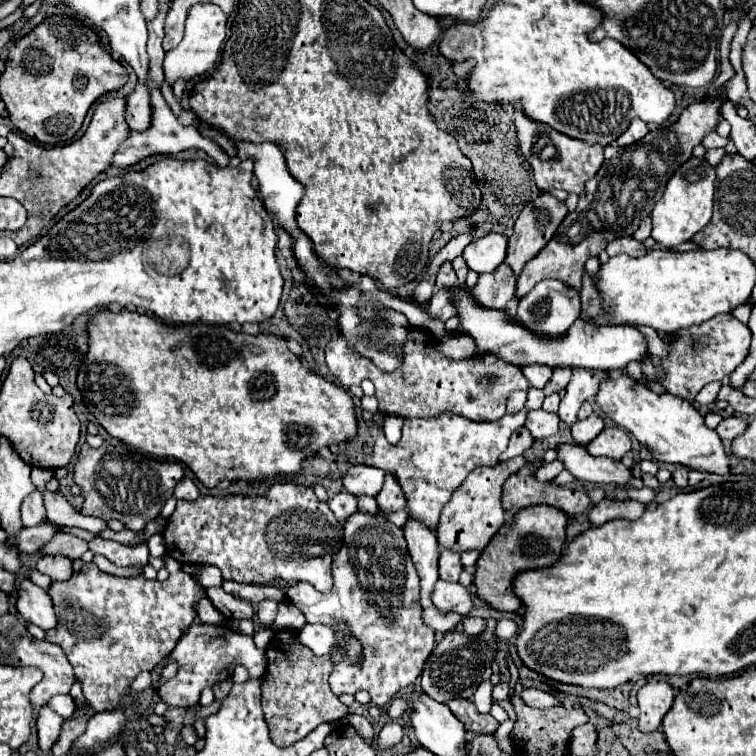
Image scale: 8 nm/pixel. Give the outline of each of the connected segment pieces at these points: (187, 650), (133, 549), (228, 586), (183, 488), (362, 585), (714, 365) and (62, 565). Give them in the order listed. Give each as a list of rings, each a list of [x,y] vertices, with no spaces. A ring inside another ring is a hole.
[[[192,624],[184,632],[184,636],[176,644],[176,648],[172,650],[170,658],[180,664],[178,674],[172,680],[168,680],[166,684],[162,684],[158,688],[158,692],[160,692],[160,698],[164,702],[168,702],[170,706],[184,706],[184,708],[196,706],[200,700],[200,692],[204,688],[212,688],[216,682],[230,678],[236,664],[244,664],[252,678],[260,678],[266,670],[264,650],[256,648],[252,636],[236,634],[230,628],[210,626],[210,624]]]
[[[96,536],[94,540],[90,540],[90,550],[94,554],[102,554],[106,556],[110,562],[114,562],[116,566],[134,566],[134,564],[148,564],[148,546],[146,544],[138,544],[138,546],[126,546],[114,540],[104,540],[100,536]]]
[[[224,580],[222,588],[254,606],[258,606],[264,600],[274,600],[274,602],[284,600],[284,592],[278,586],[248,586],[248,584],[238,584],[234,580]]]
[[[182,478],[176,488],[174,488],[174,496],[176,498],[186,498],[186,500],[194,500],[198,494],[198,488],[194,486],[194,482],[190,478]]]
[[[362,512],[352,514],[344,522],[344,544],[338,550],[338,554],[334,556],[332,576],[334,576],[334,588],[330,594],[322,594],[314,586],[308,586],[306,582],[296,582],[296,584],[288,586],[286,596],[306,616],[306,620],[310,624],[338,622],[338,620],[350,624],[352,636],[356,636],[364,646],[364,660],[360,666],[350,666],[346,660],[338,658],[336,668],[330,674],[332,692],[336,696],[340,696],[344,692],[354,694],[358,690],[366,690],[372,696],[372,702],[376,706],[384,708],[398,690],[416,682],[426,658],[434,650],[434,630],[426,628],[420,620],[420,612],[422,612],[422,608],[418,604],[418,600],[420,600],[420,596],[418,596],[420,584],[418,582],[420,580],[418,580],[414,564],[408,556],[408,550],[406,550],[404,530],[394,526],[384,516],[368,516]]]
[[[732,314],[714,316],[714,320],[708,320],[706,324],[678,330],[668,334],[668,356],[658,358],[648,354],[640,366],[642,374],[646,376],[660,376],[660,370],[664,372],[662,380],[656,380],[668,394],[686,398],[694,402],[696,394],[710,382],[720,382],[722,378],[730,376],[742,360],[748,356],[750,350],[750,328],[736,320]]]
[[[42,556],[36,564],[36,570],[48,574],[52,580],[70,580],[72,576],[72,562],[66,556]]]

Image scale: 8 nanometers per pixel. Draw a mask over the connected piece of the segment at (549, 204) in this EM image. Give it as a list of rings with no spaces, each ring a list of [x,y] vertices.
[[[548,192],[540,194],[534,202],[526,204],[524,210],[520,212],[516,224],[514,224],[514,234],[508,238],[508,256],[506,256],[506,264],[512,268],[512,272],[518,276],[522,272],[522,268],[540,254],[540,250],[550,242],[550,238],[554,236],[554,232],[558,230],[560,222],[564,220],[564,216],[568,214],[568,208],[564,206],[564,202],[556,200],[554,196],[550,196]]]

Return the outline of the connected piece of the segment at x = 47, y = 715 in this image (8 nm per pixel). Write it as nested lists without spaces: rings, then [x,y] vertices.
[[[42,706],[42,708],[40,708],[40,712],[38,712],[36,728],[38,728],[40,750],[42,750],[42,752],[50,752],[50,750],[52,750],[52,746],[56,744],[56,740],[60,738],[62,718],[60,718],[60,716],[56,716],[56,712],[52,712],[50,708]]]

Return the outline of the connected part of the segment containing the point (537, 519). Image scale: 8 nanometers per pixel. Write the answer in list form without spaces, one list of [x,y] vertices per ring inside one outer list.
[[[530,506],[514,514],[514,526],[506,522],[494,540],[482,550],[476,572],[474,584],[478,588],[478,596],[486,600],[492,608],[504,612],[520,612],[522,600],[514,594],[514,580],[518,574],[526,570],[548,568],[562,558],[562,548],[566,548],[566,524],[568,514],[560,508],[550,506]]]

